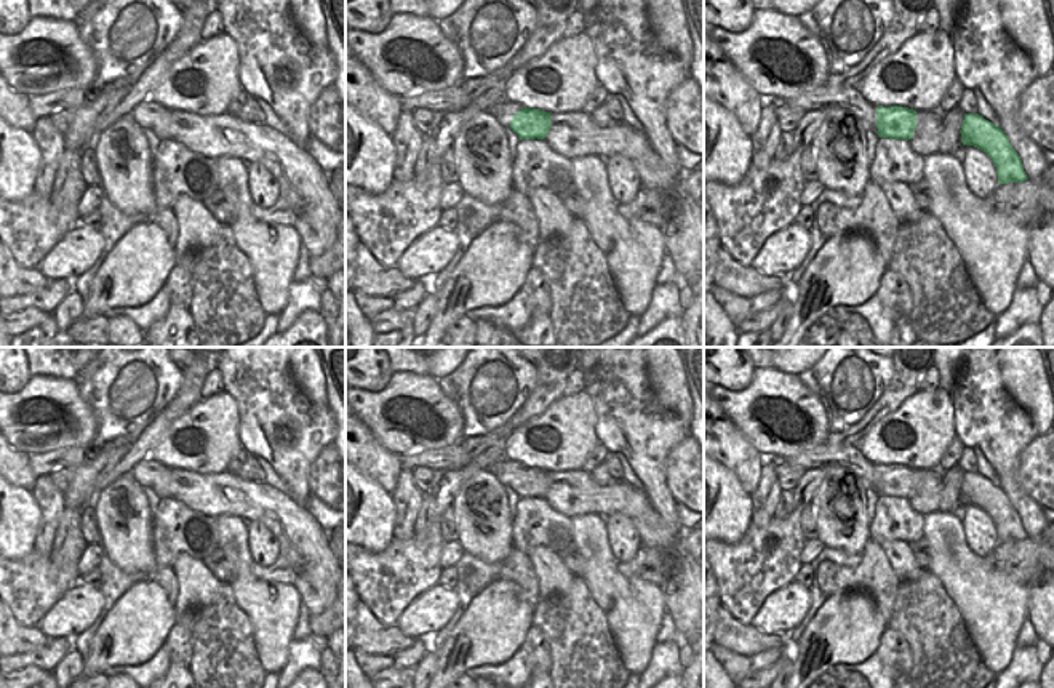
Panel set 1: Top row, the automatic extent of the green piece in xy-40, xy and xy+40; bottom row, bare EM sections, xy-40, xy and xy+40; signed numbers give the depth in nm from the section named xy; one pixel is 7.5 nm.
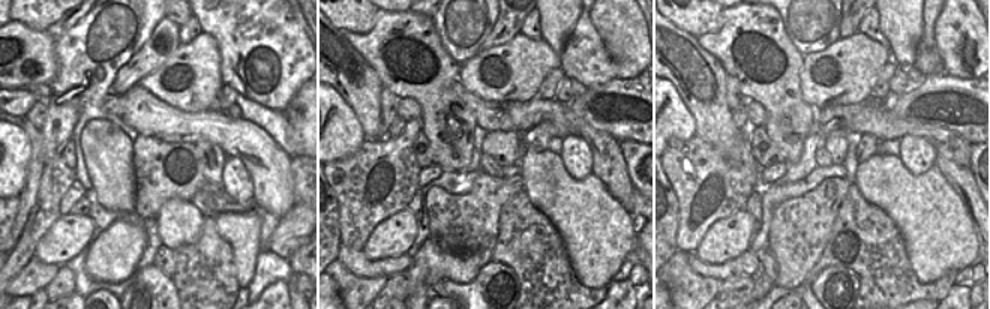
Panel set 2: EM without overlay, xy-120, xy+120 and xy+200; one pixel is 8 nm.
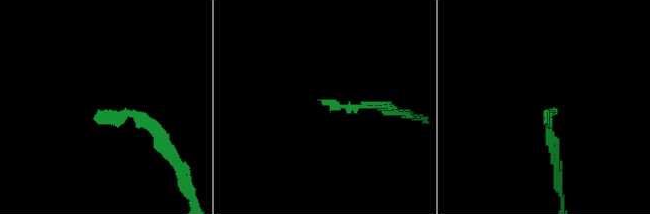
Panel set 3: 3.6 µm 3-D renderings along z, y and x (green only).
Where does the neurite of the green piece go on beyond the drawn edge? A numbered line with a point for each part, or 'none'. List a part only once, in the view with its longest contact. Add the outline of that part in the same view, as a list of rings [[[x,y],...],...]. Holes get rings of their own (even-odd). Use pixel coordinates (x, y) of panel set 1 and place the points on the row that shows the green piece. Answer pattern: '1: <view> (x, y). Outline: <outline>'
1: xy (504, 111). Outline: [[[502,101],[491,109],[491,114],[502,126],[510,128],[512,117],[521,109],[525,109],[525,106],[518,102]]]

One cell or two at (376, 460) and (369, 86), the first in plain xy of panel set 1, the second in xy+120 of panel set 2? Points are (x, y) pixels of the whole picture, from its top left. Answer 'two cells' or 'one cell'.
one cell

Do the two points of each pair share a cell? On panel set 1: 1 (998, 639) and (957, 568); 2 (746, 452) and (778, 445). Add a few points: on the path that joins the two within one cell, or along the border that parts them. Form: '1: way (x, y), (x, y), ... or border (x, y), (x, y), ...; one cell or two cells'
1: way (994, 621), (992, 604), (974, 586); one cell
2: border (731, 421), (765, 458); two cells

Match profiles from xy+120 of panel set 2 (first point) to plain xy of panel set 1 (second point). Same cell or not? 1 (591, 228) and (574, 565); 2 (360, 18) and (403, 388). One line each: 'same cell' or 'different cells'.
1: different cells
2: different cells

